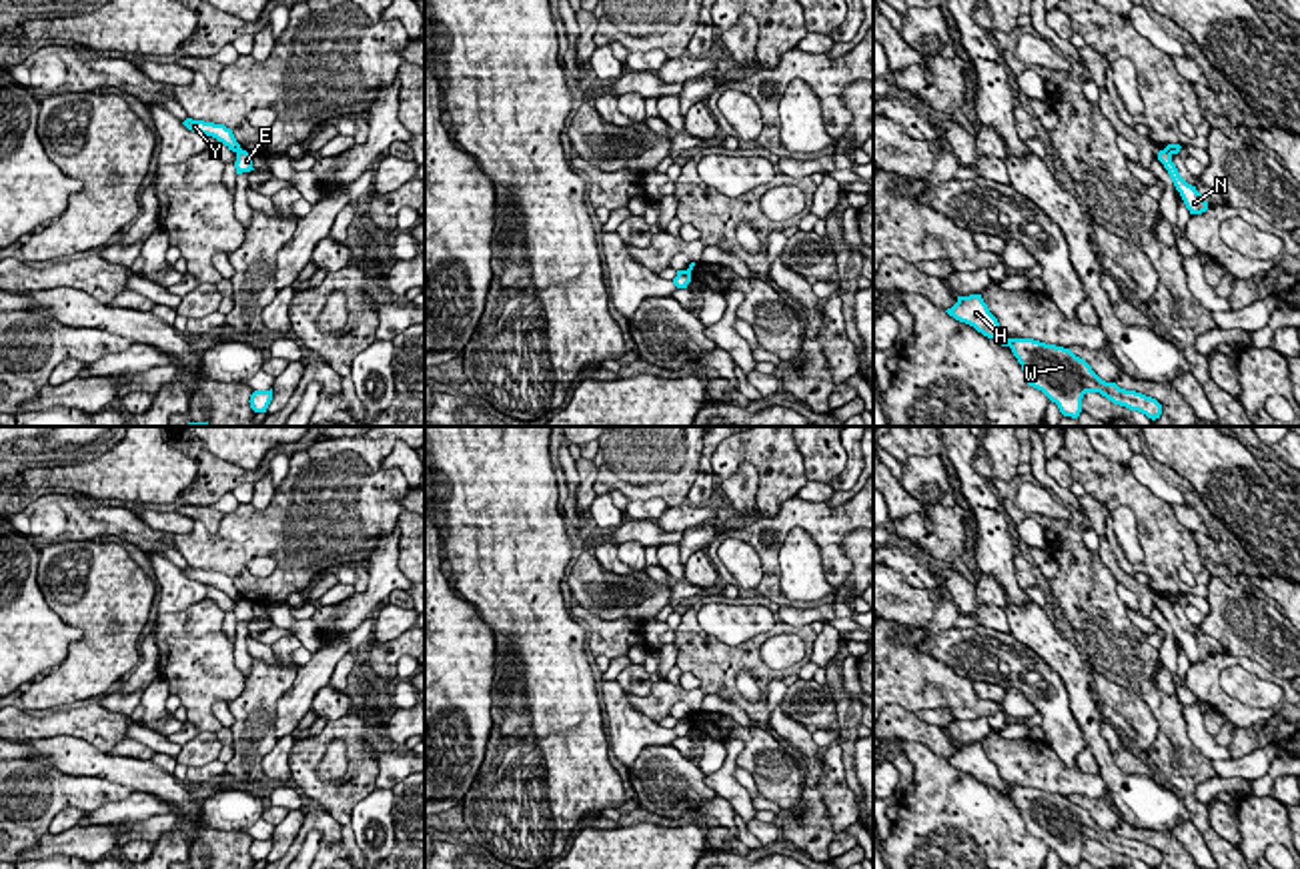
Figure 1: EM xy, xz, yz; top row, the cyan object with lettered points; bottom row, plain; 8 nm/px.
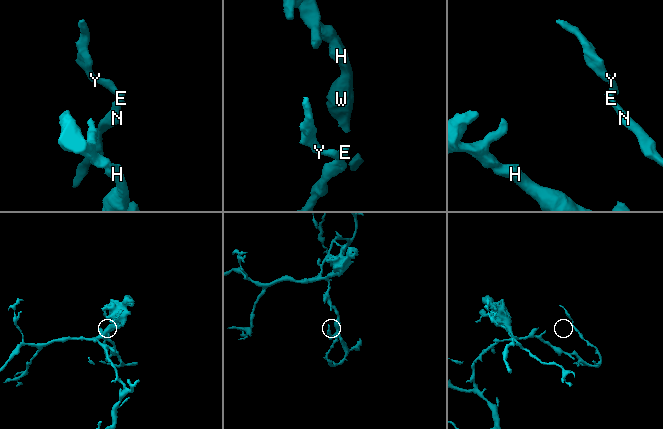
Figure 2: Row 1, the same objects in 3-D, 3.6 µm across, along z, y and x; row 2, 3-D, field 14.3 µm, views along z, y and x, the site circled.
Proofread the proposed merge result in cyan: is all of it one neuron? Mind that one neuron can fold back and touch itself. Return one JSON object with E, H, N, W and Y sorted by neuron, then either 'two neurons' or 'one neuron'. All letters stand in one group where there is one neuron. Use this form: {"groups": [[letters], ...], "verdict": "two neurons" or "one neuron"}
{"groups": [["E", "H", "N", "W"], ["Y"]], "verdict": "two neurons"}

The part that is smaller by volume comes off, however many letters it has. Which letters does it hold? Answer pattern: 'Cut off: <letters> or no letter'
Cut off: Y

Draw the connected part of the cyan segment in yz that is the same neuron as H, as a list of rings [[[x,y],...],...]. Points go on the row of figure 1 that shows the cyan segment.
[[[982,294],[957,296],[957,302],[945,312],[1002,346],[1010,346],[1026,372],[1028,384],[1056,402],[1064,416],[1080,416],[1086,392],[1100,392],[1114,404],[1138,410],[1152,420],[1162,414],[1162,404],[1156,398],[1102,380],[1092,366],[1070,348],[1034,338],[1008,338]]]

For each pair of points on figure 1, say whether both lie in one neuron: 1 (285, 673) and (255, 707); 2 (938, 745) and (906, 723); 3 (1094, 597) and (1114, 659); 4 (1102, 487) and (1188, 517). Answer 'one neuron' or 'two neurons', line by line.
1: one neuron
2: one neuron
3: one neuron
4: two neurons

